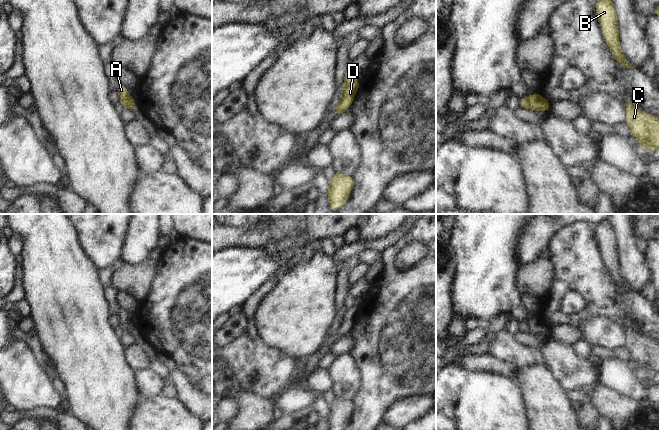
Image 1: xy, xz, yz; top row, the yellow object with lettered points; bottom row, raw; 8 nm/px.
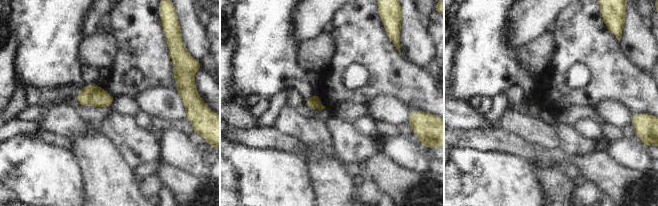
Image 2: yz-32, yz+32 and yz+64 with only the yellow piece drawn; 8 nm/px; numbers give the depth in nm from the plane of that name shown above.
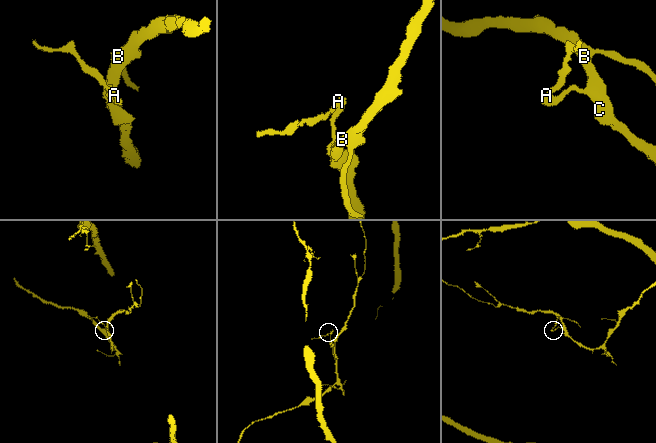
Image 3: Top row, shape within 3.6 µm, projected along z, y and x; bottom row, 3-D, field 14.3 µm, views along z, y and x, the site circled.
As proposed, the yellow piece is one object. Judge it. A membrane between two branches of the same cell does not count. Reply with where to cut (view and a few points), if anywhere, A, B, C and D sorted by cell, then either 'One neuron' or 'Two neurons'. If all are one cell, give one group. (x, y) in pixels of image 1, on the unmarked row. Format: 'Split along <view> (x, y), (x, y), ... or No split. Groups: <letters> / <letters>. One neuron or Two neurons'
Split along xz (356, 305), (344, 309). Groups: A / B C D. Two neurons.

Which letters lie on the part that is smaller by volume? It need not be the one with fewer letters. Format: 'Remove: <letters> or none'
Remove: A

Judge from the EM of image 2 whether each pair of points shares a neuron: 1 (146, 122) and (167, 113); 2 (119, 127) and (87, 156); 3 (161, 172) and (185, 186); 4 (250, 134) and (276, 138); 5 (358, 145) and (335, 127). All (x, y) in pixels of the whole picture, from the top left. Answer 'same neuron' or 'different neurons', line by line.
1: different neurons
2: different neurons
3: same neuron
4: same neuron
5: same neuron

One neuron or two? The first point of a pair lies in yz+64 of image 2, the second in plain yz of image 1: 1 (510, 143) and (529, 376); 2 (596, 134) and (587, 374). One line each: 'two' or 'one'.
1: two
2: two

